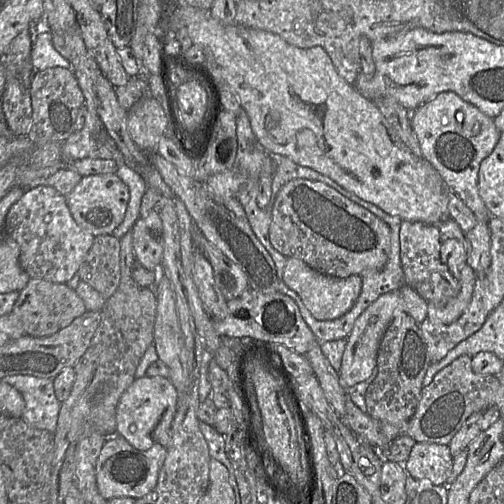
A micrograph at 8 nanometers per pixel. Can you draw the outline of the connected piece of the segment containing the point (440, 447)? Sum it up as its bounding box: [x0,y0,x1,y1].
[403,442,453,485]

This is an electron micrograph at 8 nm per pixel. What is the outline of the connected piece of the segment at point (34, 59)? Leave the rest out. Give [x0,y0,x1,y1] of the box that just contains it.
[31,31,72,71]

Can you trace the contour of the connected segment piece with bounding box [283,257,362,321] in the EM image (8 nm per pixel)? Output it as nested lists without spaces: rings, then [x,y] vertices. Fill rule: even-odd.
[[[295,257],[287,258],[283,281],[300,296],[313,317],[325,321],[334,320],[346,314],[357,301],[362,288],[362,279],[359,275],[346,278],[328,276],[315,271],[303,260]]]

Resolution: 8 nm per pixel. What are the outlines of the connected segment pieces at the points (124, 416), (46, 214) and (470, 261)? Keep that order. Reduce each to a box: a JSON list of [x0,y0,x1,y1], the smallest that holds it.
[[116,376,178,451],[5,186,95,283],[465,219,491,275]]

